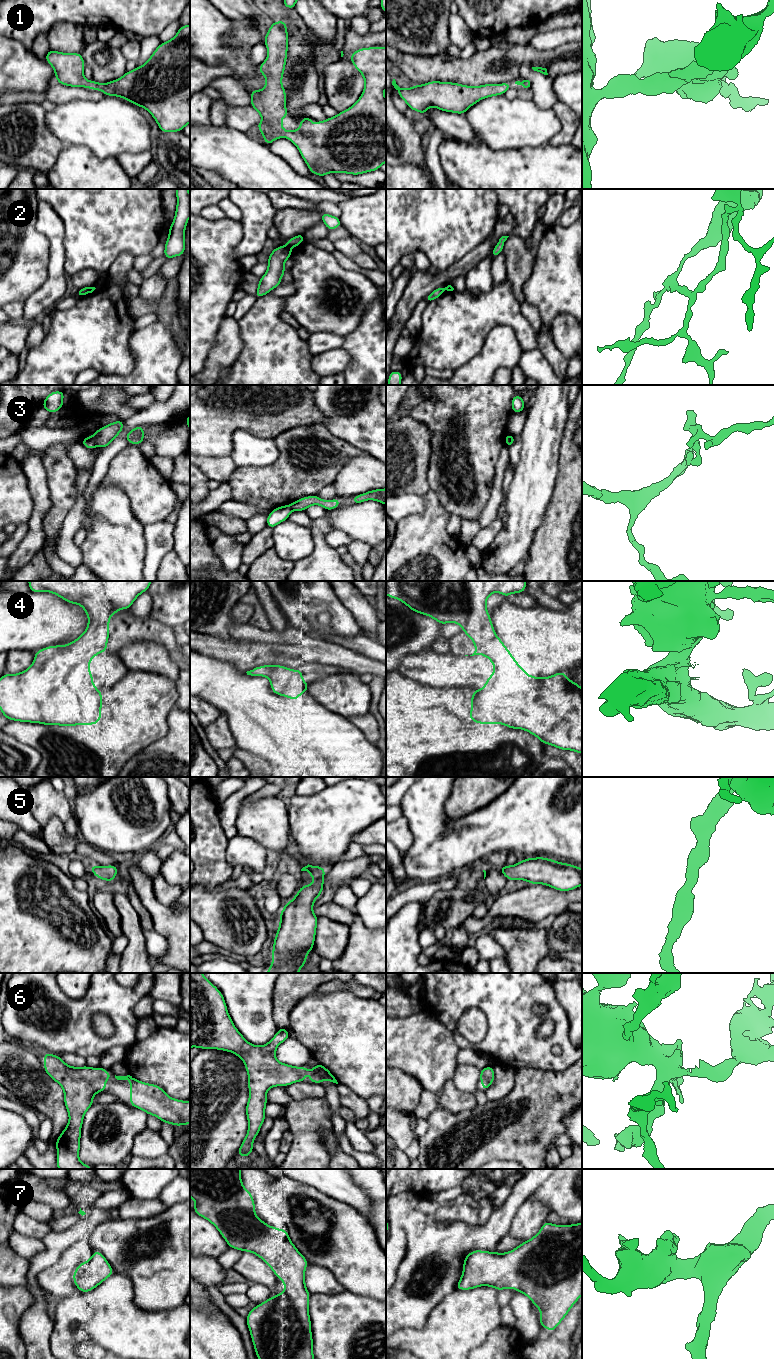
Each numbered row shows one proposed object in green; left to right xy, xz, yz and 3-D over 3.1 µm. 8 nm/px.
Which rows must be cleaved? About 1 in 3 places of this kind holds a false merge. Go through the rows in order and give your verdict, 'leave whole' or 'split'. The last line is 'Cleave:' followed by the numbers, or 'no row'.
1: leave whole
2: split
3: split
4: leave whole
5: leave whole
6: leave whole
7: leave whole
Cleave: 2, 3

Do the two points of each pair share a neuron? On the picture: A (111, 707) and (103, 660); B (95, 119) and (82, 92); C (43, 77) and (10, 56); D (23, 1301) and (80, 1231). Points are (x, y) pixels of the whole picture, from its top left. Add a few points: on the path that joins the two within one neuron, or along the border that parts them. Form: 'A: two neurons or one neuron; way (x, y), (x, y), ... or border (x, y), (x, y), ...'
A: two neurons; border (126, 671), (115, 684), (106, 687), (102, 691)
B: two neurons; border (105, 95), (98, 100), (72, 99), (62, 104)
C: one neuron; way (35, 74), (25, 71), (18, 64)
D: two neurons; border (27, 1287), (33, 1297), (33, 1304), (22, 1314)

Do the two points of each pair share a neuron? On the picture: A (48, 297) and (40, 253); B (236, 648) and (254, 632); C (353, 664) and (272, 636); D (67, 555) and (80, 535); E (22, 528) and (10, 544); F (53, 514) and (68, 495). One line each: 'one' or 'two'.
A: two
B: two
C: one
D: two
E: one
F: one

